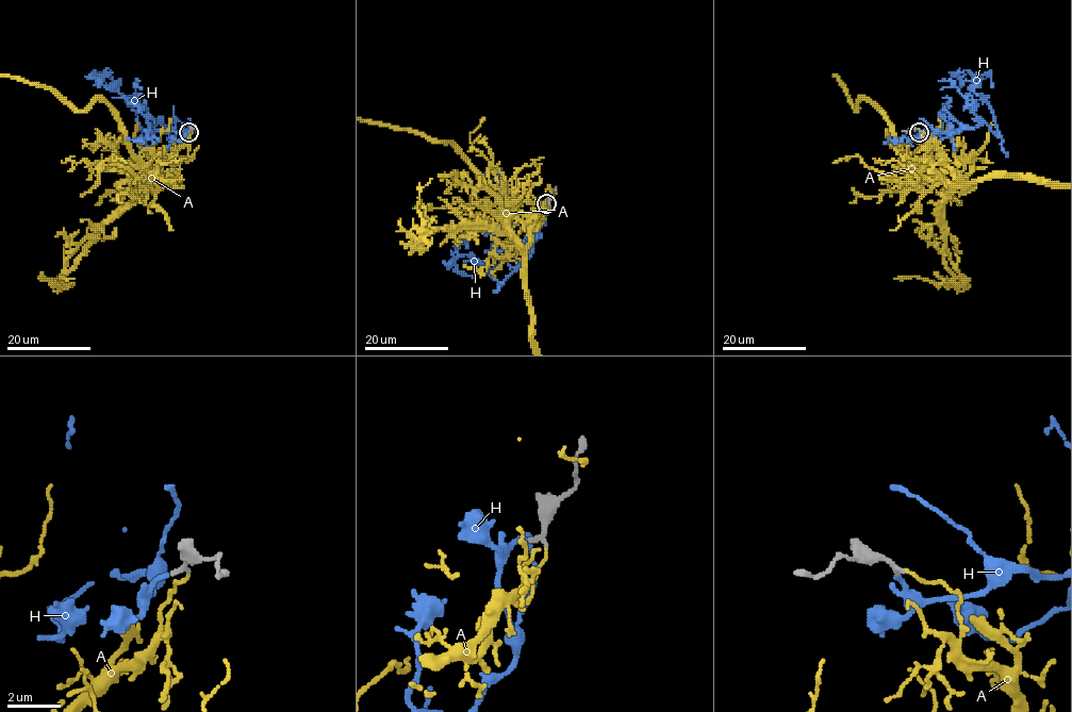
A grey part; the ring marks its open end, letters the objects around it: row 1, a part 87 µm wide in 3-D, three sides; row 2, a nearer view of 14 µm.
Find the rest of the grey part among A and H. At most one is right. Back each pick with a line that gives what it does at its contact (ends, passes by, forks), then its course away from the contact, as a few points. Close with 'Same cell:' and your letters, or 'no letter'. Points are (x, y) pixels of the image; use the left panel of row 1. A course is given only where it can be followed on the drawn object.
H: it ends | via (188, 131), (168, 131), (172, 127), (159, 121), (143, 135), (130, 100), (95, 76), (108, 75), (115, 87)
Same cell: H

